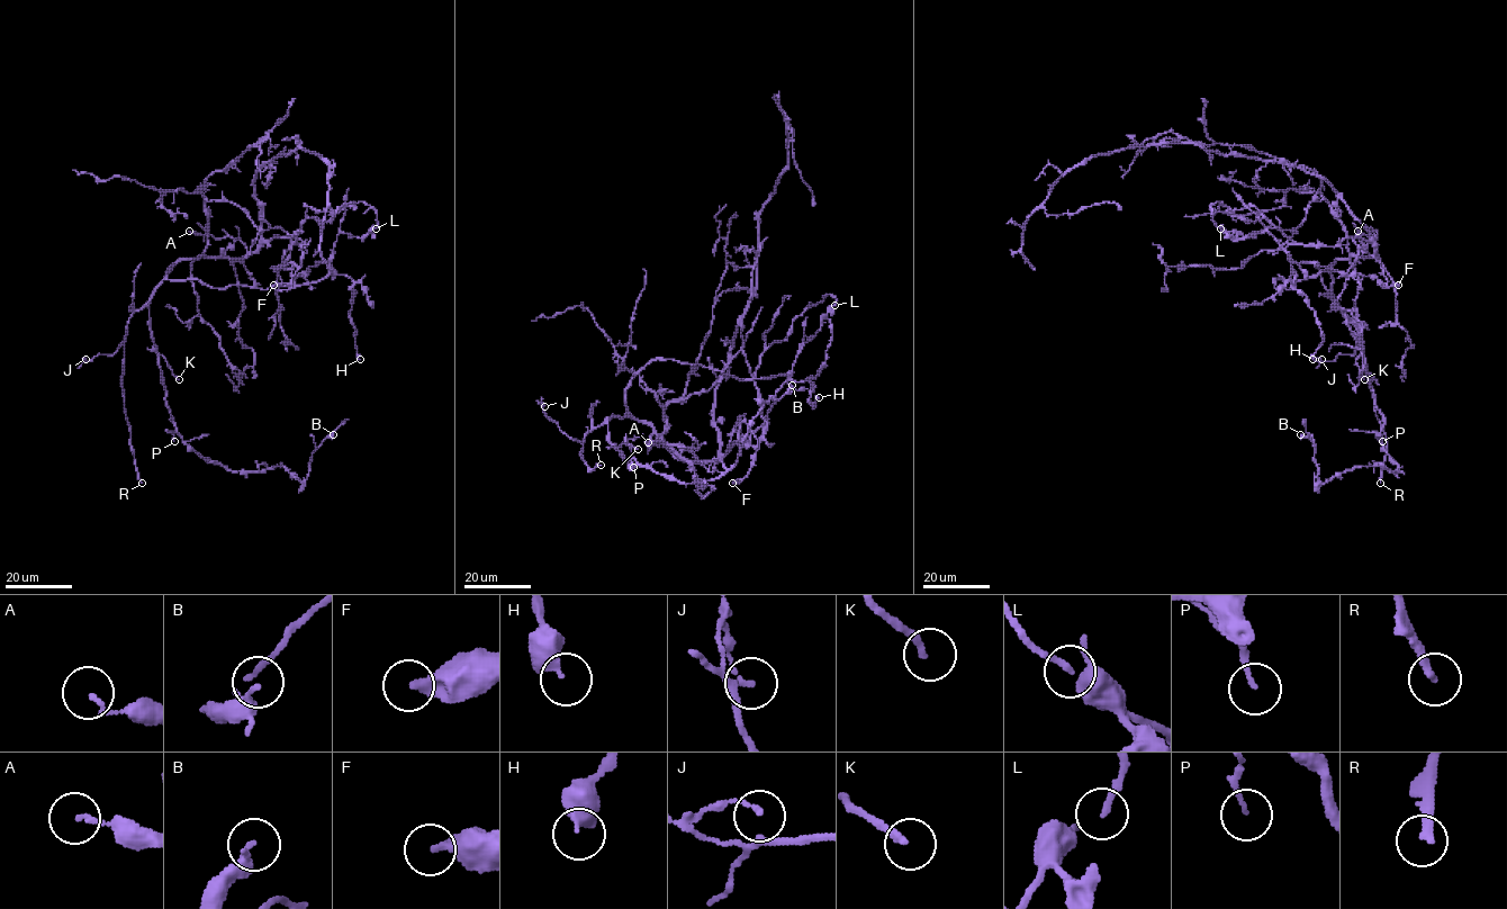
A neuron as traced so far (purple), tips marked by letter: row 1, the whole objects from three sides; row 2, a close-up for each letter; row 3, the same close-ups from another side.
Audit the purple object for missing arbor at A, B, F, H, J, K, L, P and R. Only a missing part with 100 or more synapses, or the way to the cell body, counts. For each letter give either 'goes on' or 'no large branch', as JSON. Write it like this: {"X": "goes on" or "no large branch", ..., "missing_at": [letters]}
{"A": "no large branch", "B": "no large branch", "F": "no large branch", "H": "no large branch", "J": "no large branch", "K": "no large branch", "L": "no large branch", "P": "no large branch", "R": "goes on", "missing_at": ["R"]}

